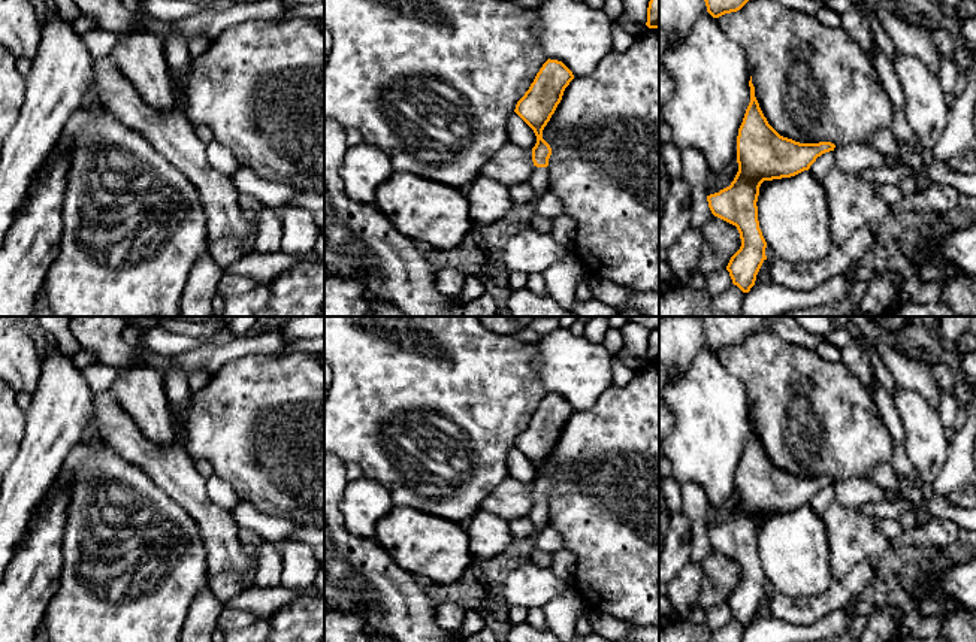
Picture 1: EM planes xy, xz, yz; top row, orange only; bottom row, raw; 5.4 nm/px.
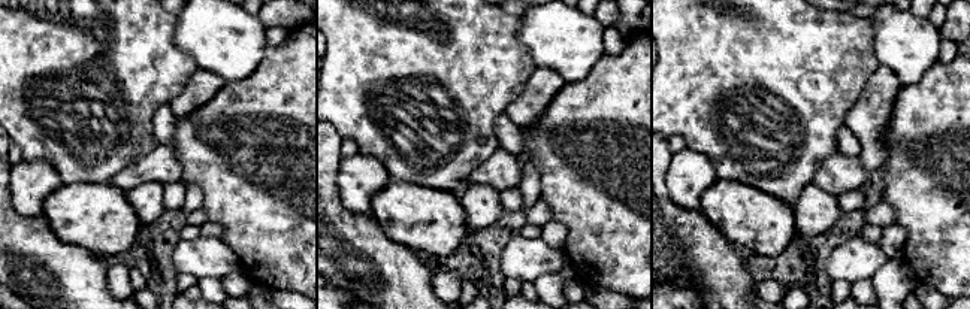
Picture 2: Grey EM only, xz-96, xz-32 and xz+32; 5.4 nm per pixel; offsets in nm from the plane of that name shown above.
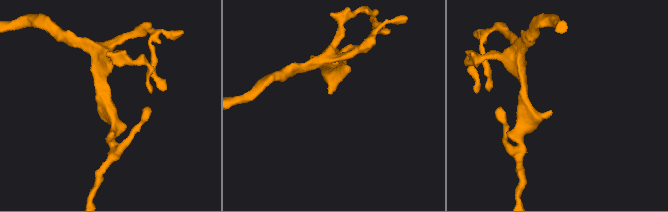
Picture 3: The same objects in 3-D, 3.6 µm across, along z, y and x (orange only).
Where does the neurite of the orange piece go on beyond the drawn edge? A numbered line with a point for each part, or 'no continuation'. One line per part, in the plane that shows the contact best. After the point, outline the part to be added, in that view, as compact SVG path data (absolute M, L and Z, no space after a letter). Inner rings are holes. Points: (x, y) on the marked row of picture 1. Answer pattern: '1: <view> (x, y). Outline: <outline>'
1: xz (540, 181). Outline: M534 166L534 173L528 181L534 190L537 199L547 193L550 187L550 169L547 167L537 167Z

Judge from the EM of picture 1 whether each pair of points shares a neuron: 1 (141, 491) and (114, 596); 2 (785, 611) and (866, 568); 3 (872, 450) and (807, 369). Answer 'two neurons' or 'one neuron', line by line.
1: one neuron
2: one neuron
3: one neuron

